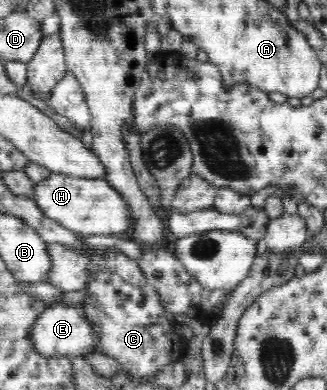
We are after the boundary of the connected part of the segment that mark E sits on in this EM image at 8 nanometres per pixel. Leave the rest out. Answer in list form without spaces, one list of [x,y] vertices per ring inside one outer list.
[[[53,303],[41,312],[30,330],[32,348],[44,356],[80,356],[96,351],[98,333],[94,331],[88,315],[80,306],[69,306],[62,303]]]

